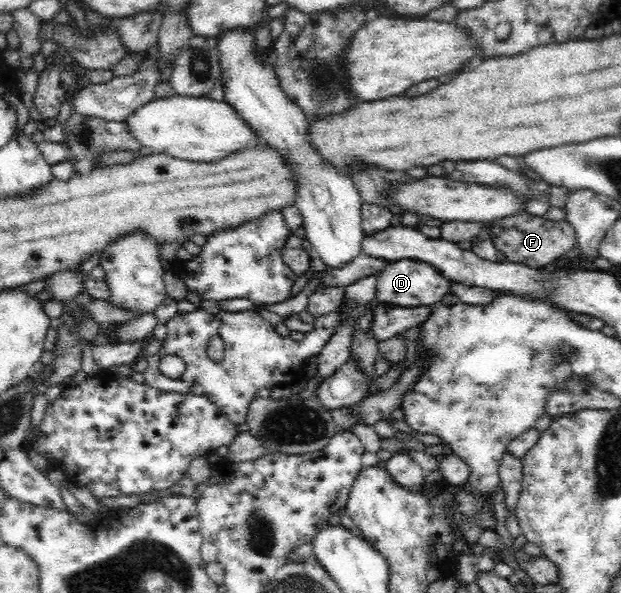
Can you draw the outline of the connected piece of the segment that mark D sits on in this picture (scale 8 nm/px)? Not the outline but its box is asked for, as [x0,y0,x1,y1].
[376,259,451,307]

